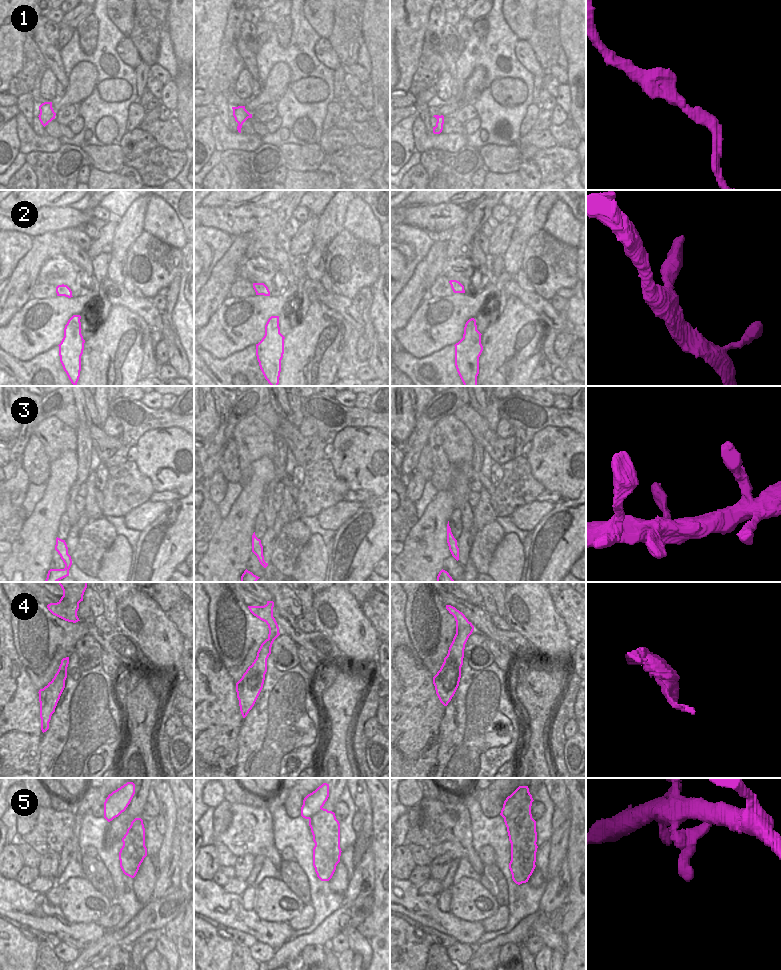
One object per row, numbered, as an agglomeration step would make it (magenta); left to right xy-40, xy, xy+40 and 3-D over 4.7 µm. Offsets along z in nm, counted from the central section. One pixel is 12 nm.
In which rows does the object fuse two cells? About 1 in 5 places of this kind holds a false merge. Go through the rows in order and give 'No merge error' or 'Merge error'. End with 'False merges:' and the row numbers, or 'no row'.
1: No merge error
2: No merge error
3: No merge error
4: Merge error
5: Merge error
False merges: 4, 5.

